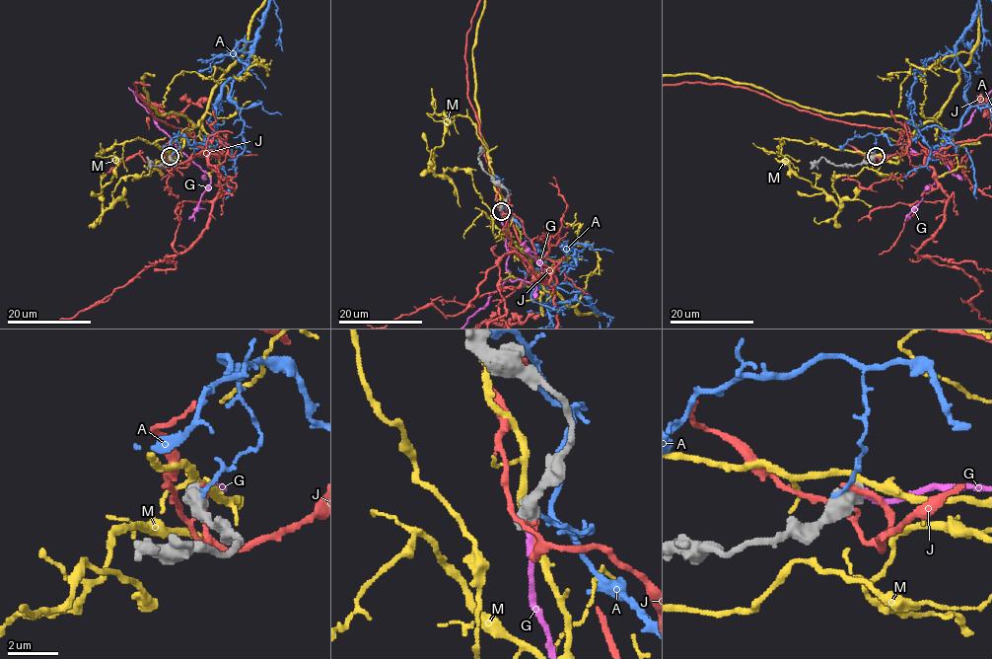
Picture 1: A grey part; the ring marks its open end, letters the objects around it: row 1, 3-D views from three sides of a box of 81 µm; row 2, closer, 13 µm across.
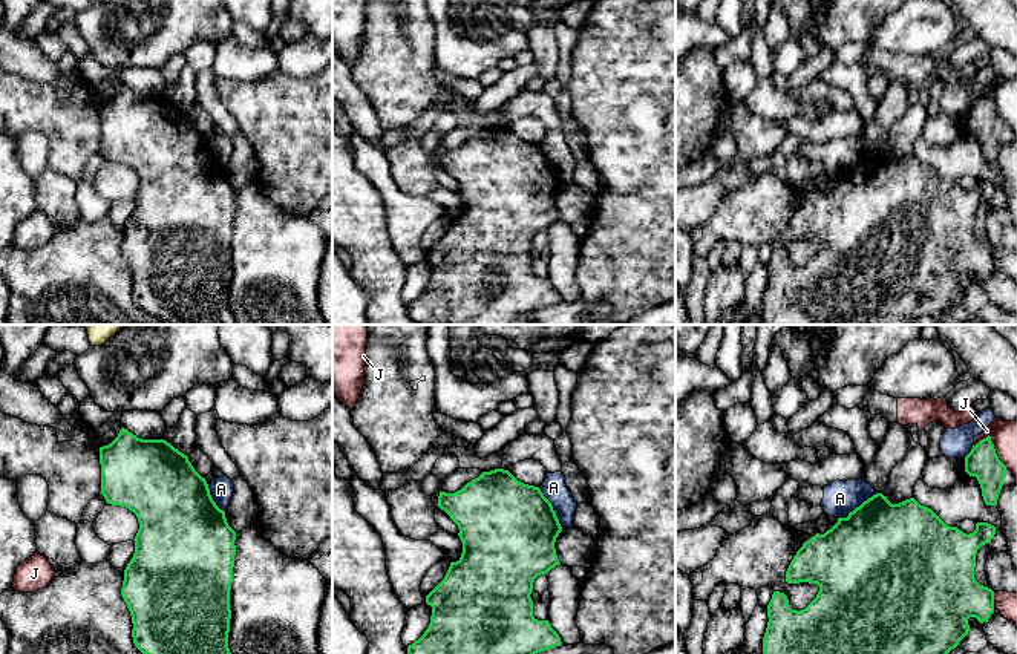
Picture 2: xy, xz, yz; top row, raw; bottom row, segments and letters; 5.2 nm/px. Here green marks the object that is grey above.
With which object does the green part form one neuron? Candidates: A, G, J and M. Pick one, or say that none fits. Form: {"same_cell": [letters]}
{"same_cell": ["G"]}

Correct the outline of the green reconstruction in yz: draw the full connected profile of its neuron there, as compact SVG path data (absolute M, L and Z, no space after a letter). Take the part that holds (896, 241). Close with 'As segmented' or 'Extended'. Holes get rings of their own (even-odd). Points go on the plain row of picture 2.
M873 152L793 213L786 239L816 240L819 248L800 268L773 248L764 325L911 325L921 316L940 317L968 291L970 274L983 280L994 270L994 248L974 234L977 207L994 191L988 179L977 179L970 191L950 184L914 155L891 161Z. As segmented

